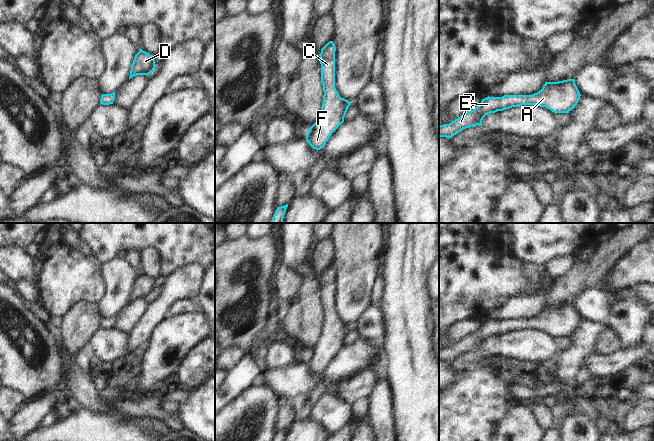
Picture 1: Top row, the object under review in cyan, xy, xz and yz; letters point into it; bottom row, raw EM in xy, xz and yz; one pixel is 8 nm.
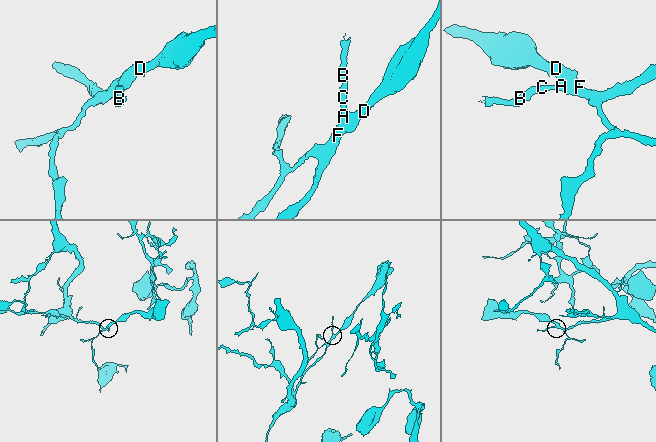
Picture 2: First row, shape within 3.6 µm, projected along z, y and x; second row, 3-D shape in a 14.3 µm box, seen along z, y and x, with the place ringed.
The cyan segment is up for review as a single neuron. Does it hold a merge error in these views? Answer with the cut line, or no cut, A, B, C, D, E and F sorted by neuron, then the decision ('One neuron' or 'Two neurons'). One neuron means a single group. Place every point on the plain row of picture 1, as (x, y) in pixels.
No split. Groups: A B C D E F. One neuron.

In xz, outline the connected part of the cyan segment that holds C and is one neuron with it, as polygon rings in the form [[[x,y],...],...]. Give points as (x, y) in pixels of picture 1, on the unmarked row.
[[[333,265],[322,273],[320,280],[323,326],[316,346],[307,354],[306,365],[316,374],[324,372],[332,357],[344,346],[350,325],[341,322],[335,312],[335,275]]]

